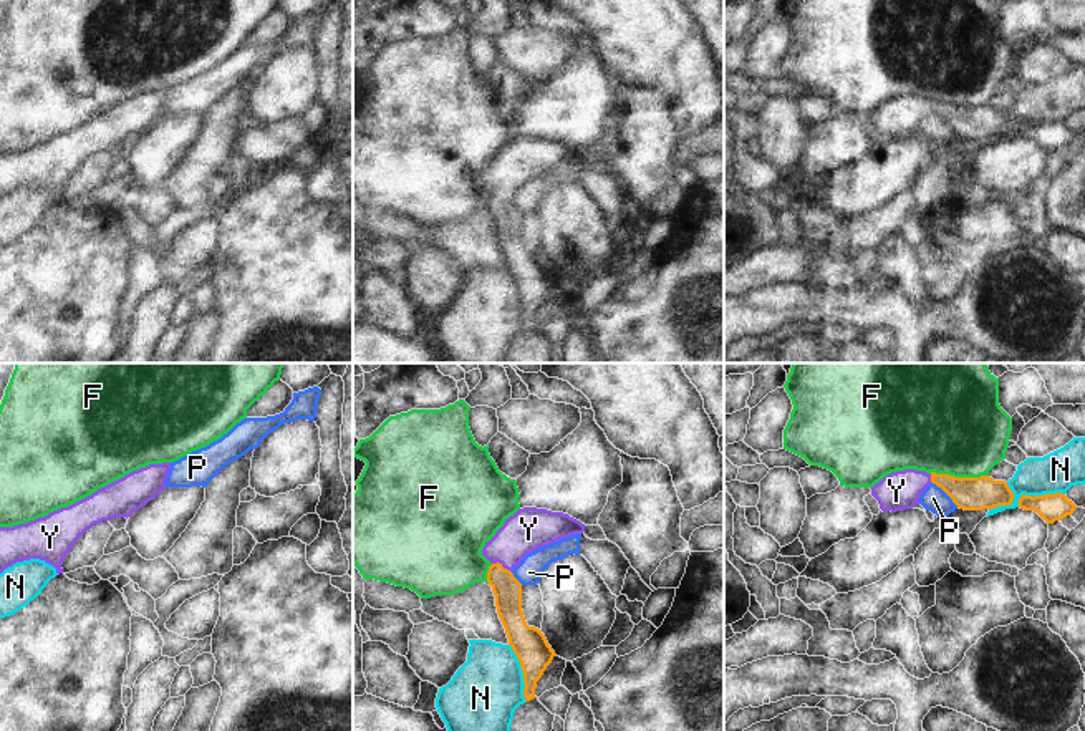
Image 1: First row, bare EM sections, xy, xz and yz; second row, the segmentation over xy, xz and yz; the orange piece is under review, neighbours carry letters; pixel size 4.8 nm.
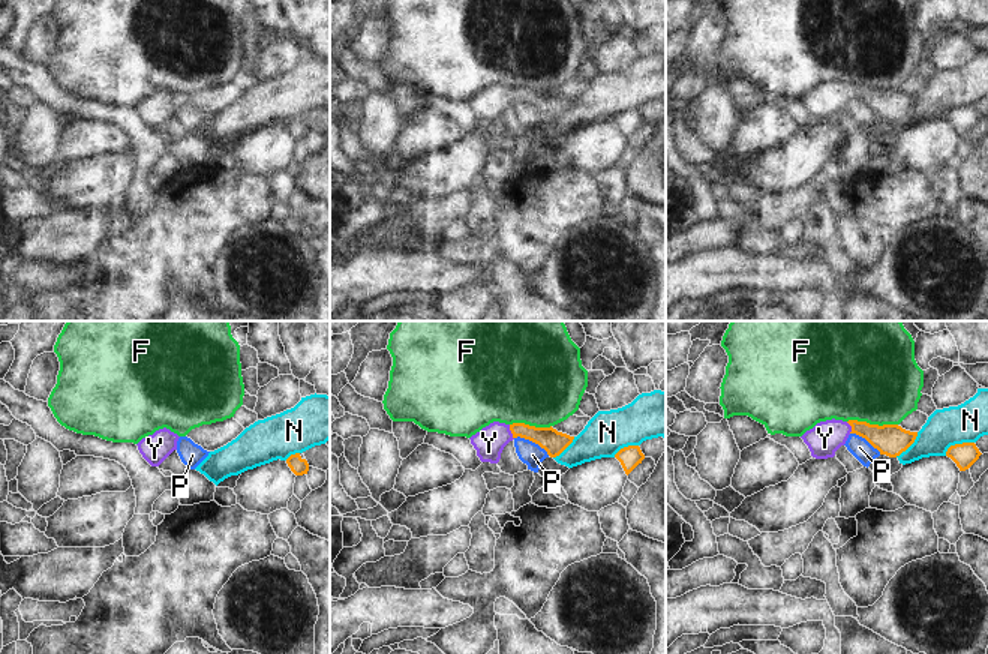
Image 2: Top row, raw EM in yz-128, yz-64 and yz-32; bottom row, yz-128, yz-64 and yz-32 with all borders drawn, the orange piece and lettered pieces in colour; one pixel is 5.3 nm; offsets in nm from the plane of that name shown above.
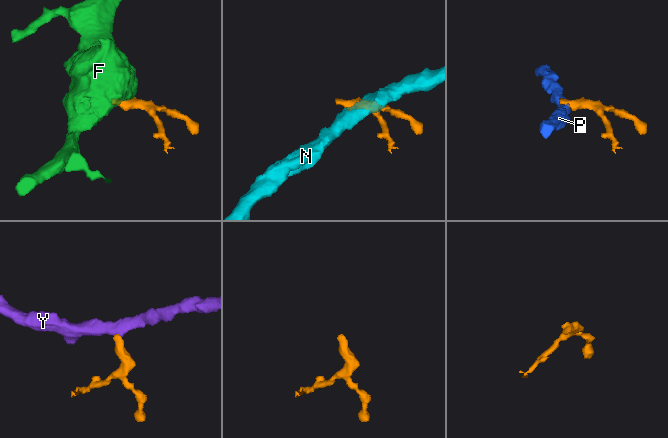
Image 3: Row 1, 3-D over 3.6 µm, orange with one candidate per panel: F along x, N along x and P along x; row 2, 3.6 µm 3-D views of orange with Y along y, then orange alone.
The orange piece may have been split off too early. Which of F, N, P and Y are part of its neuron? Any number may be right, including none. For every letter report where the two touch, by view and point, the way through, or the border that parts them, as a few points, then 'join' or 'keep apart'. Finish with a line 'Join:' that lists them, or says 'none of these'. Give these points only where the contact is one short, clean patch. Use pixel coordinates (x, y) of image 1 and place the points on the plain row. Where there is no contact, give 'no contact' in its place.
F: yz (959, 106) | along yz (930, 101), (988, 105) | keep apart
N: xz (522, 300) | keep apart
P: yz (945, 120) | along yz (931, 110), (958, 135) | keep apart
Y: xz (501, 194) | across xz (507, 219), (501, 208), (501, 194), (504, 183), (529, 158) | join
Join: Y

